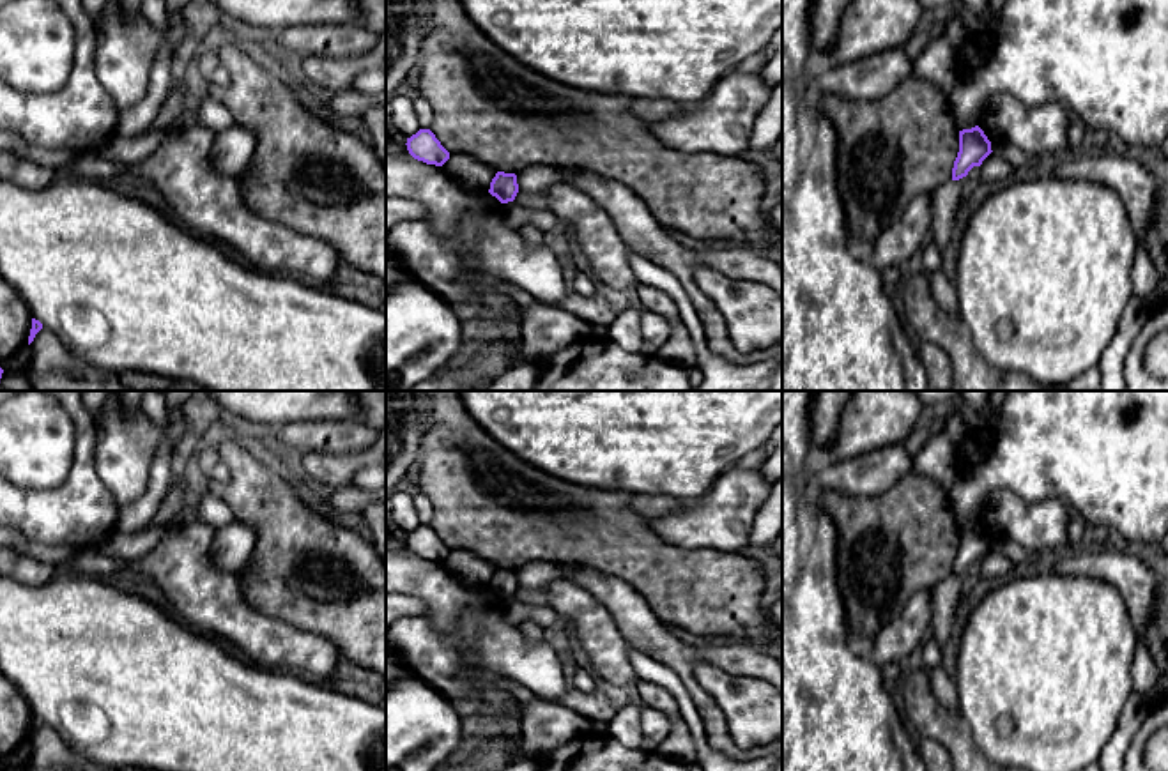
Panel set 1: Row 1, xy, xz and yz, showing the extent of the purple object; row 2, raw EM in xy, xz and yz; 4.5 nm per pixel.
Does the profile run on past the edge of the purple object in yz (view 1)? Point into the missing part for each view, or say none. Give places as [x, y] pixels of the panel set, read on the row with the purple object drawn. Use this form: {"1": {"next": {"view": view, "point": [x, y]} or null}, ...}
{"1": {"next": null}}

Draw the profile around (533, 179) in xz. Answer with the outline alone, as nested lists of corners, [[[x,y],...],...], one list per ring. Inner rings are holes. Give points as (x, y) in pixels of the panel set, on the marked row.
[[[527,166],[517,173],[519,191],[545,193],[563,180],[563,170],[552,166]]]

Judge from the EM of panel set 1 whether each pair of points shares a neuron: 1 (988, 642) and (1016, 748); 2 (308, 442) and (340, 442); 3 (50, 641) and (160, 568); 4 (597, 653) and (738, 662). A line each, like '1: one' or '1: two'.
1: one
2: one
3: two
4: two

